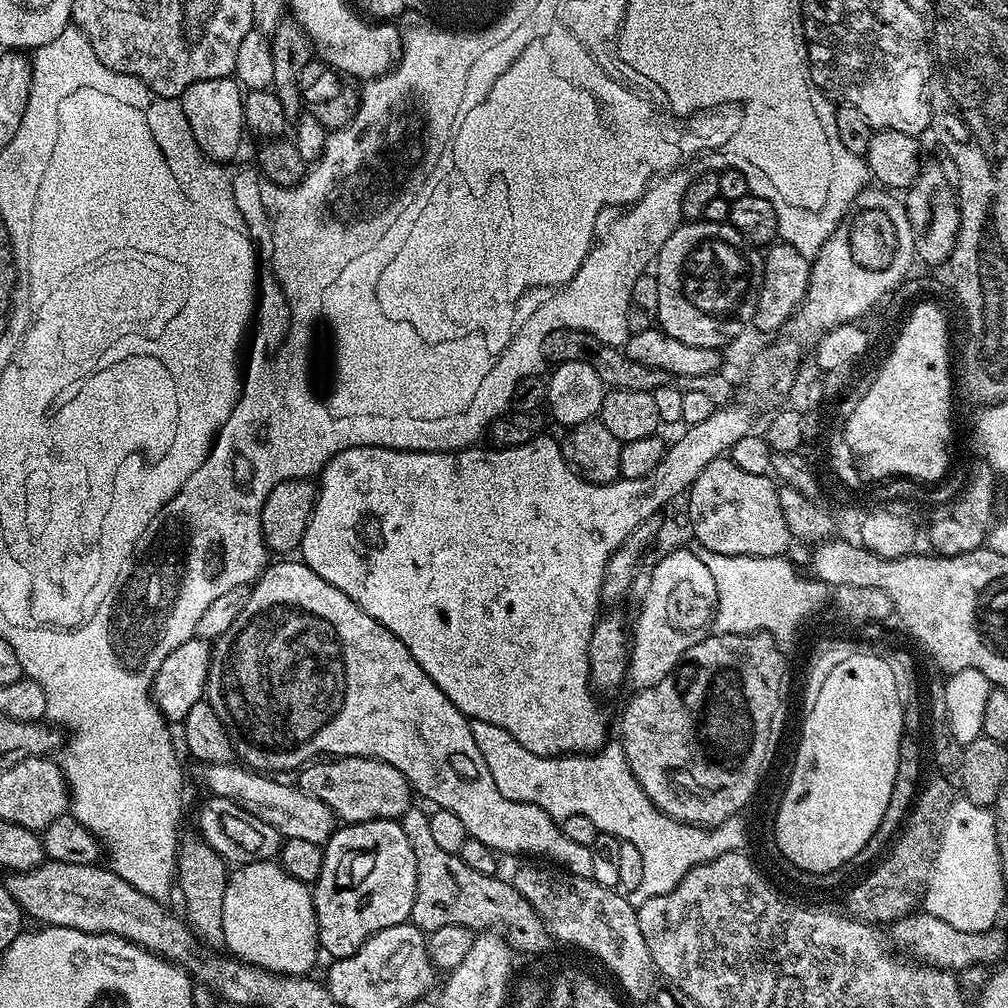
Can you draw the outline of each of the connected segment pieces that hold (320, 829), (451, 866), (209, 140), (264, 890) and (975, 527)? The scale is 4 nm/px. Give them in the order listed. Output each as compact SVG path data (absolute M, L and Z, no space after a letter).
M231 762L226 764L210 764L203 769L204 784L213 796L230 798L242 810L252 816L262 818L270 826L276 828L277 833L284 838L303 838L306 842L325 845L338 827L338 821L330 806L318 798L310 798L295 783L283 784L283 779L273 778L263 772L257 772L247 766Z
M419 806L407 808L399 822L410 842L410 850L414 850L416 897L410 920L421 932L427 934L442 926L462 926L473 930L492 930L499 926L512 932L524 932L531 926L532 920L537 919L530 902L507 879L500 880L499 875L477 874L460 860L457 853L439 848L430 834L425 809Z
M232 76L196 81L179 97L186 122L194 134L194 142L212 160L232 162L240 152L240 143L246 137L244 126L244 92Z
M272 858L241 864L235 871L228 877L226 898L222 898L222 930L227 951L245 964L253 964L267 972L276 972L279 976L303 976L311 973L311 968L316 964L316 952L318 953L312 888L286 874L286 870Z
M987 462L981 464L972 464L968 480L965 486L952 500L946 501L945 504L937 504L931 509L932 517L928 520L928 544L933 553L937 556L953 556L954 554L966 554L975 548L985 547L988 539L988 533L994 523L992 516L992 506L996 502L996 483L998 477L992 465Z

